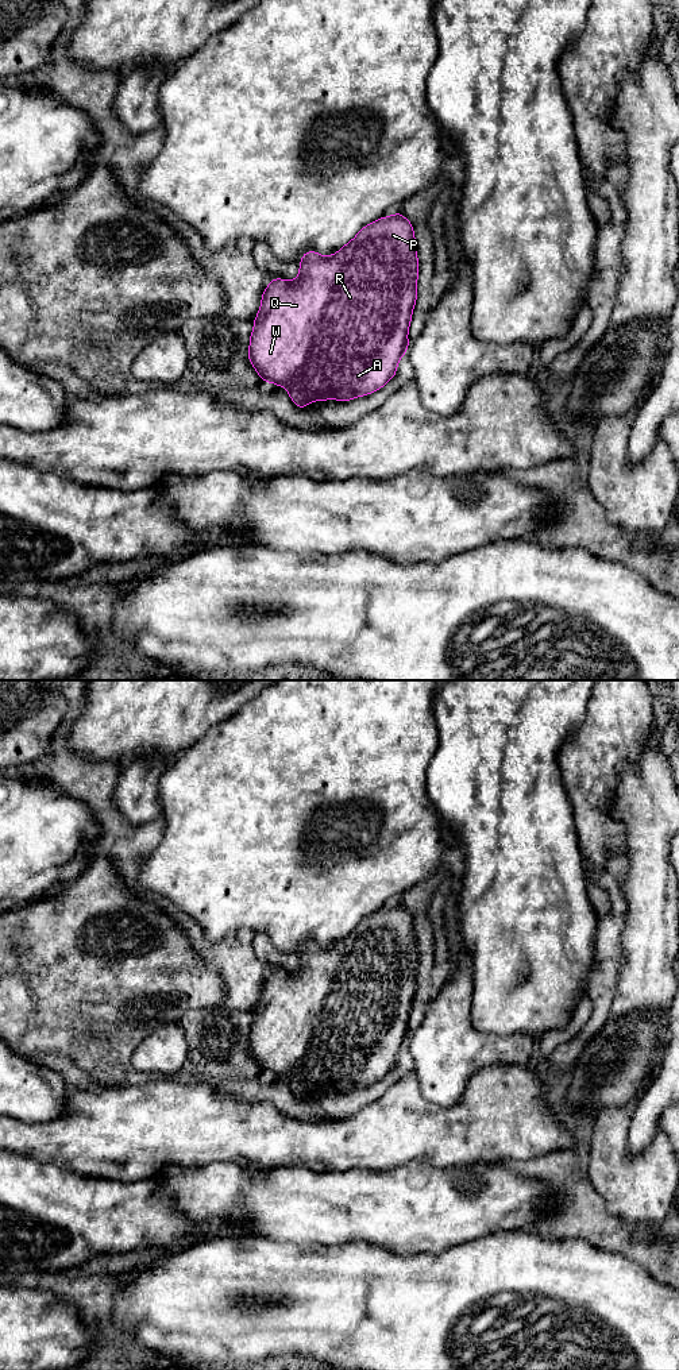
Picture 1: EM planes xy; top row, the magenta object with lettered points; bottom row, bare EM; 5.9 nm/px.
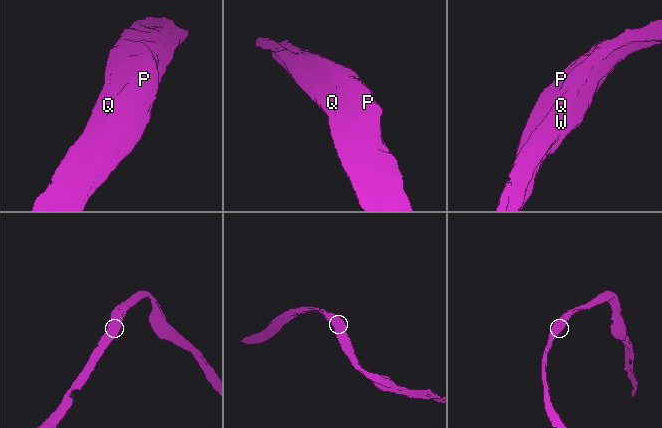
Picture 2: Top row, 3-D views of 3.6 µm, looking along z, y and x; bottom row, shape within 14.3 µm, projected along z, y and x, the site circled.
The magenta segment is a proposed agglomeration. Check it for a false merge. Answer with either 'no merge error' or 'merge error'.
no merge error

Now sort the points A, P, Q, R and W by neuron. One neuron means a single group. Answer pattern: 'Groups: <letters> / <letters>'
Groups: A P Q R W

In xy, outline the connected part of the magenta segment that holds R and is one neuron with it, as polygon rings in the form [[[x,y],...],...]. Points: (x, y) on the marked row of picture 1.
[[[400,212],[367,224],[333,255],[305,252],[294,281],[274,278],[263,290],[252,321],[250,363],[262,381],[285,387],[300,409],[312,401],[350,401],[382,389],[409,347],[417,277],[414,231]]]

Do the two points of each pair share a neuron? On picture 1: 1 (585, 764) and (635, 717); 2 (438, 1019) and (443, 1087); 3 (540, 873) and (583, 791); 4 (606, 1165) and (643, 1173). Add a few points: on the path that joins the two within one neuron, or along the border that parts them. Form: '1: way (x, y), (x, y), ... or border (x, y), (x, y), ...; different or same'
1: way (597, 752), (622, 726); same
2: way (439, 1035), (439, 1071); same
3: border (562, 780), (571, 805), (579, 841); different
4: way (616, 1173), (633, 1173); same

